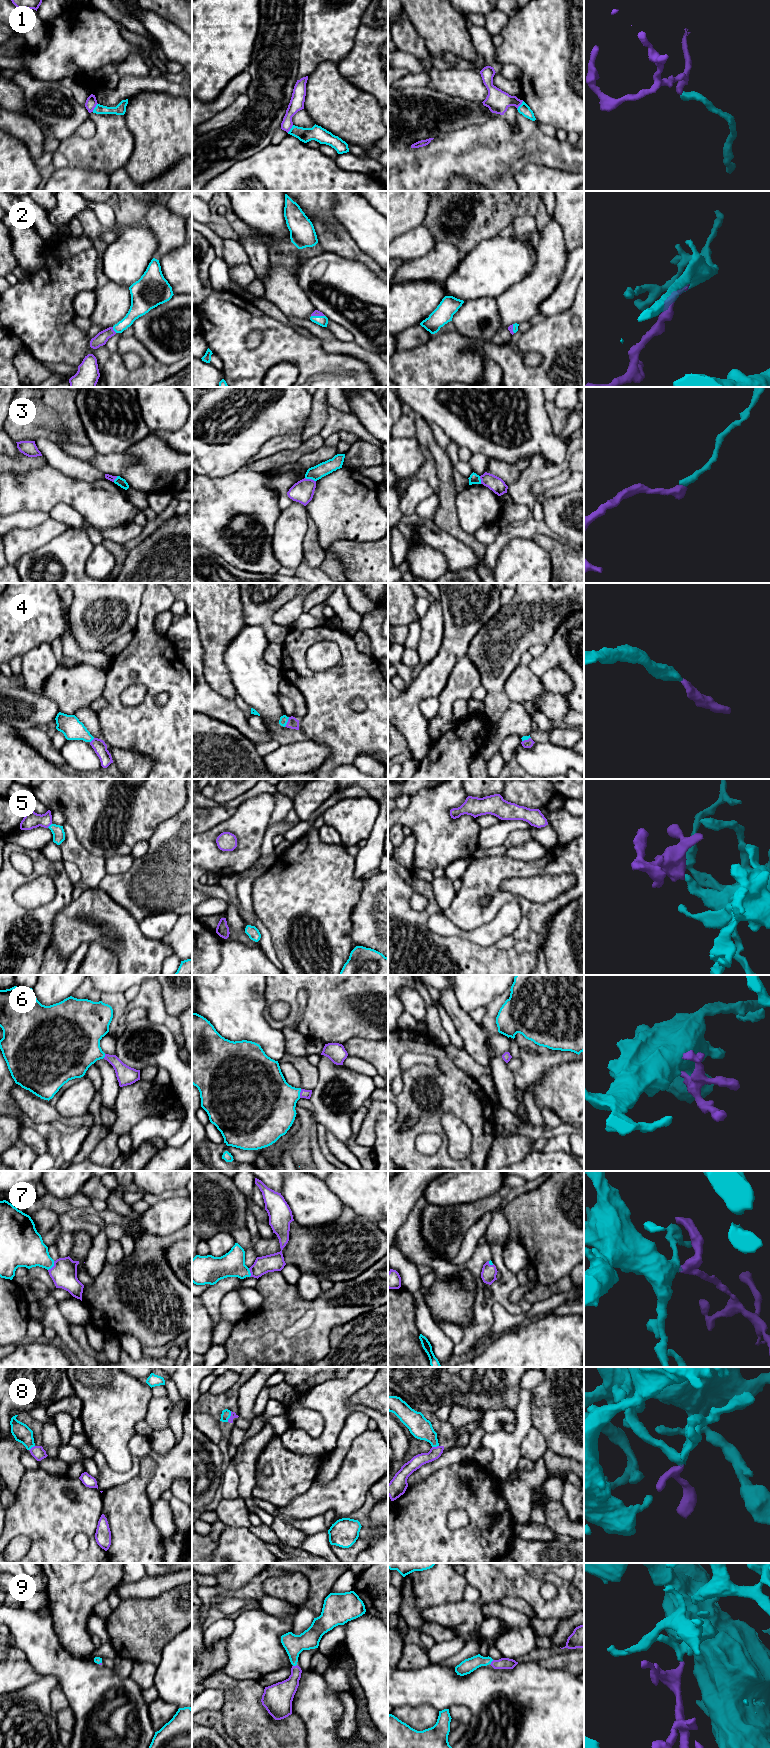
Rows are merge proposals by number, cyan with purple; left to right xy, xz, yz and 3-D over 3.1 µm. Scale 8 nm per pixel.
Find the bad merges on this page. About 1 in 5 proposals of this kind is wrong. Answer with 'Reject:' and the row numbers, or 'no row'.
Reject: 1, 3

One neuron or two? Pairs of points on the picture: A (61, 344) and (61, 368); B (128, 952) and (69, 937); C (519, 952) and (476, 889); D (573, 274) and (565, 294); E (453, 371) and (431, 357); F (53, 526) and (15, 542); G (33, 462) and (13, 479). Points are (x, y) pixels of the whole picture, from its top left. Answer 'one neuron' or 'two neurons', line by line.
A: two neurons
B: one neuron
C: one neuron
D: one neuron
E: one neuron
F: one neuron
G: two neurons

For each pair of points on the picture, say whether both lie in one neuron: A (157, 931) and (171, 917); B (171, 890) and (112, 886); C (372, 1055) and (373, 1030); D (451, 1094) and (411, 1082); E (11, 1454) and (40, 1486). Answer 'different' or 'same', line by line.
A: same
B: same
C: different
D: same
E: different

